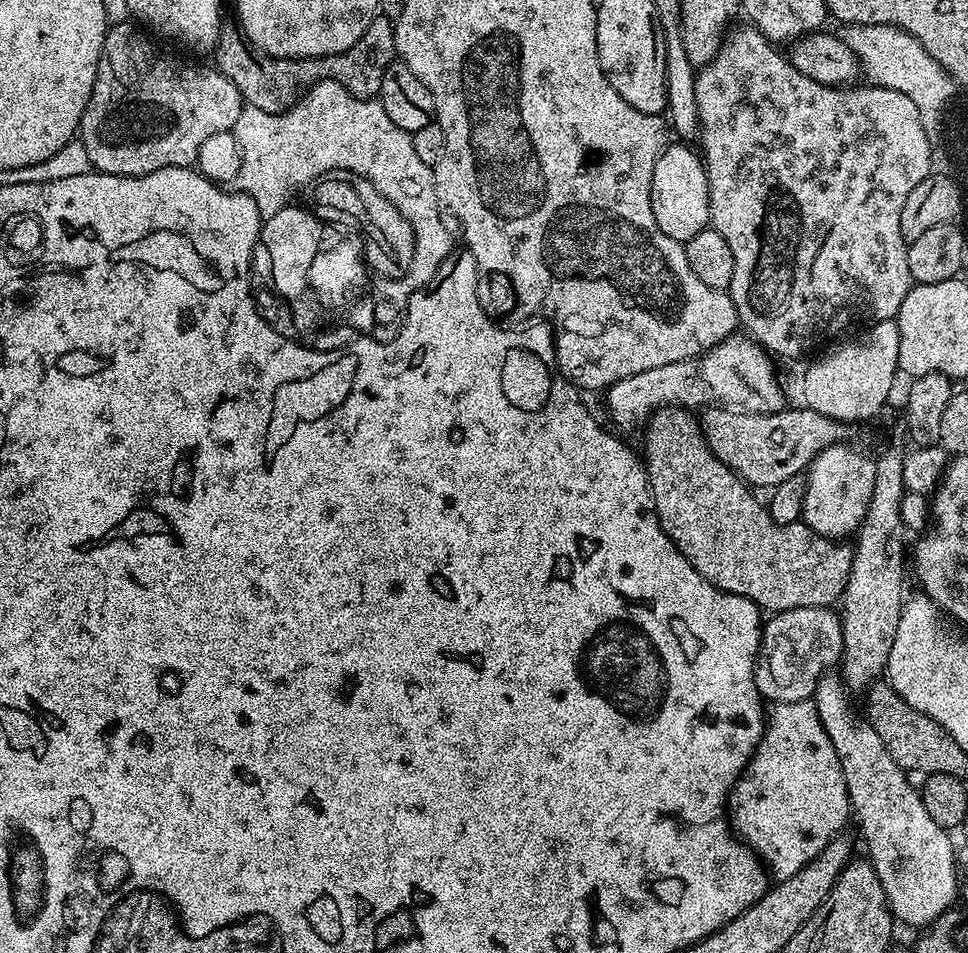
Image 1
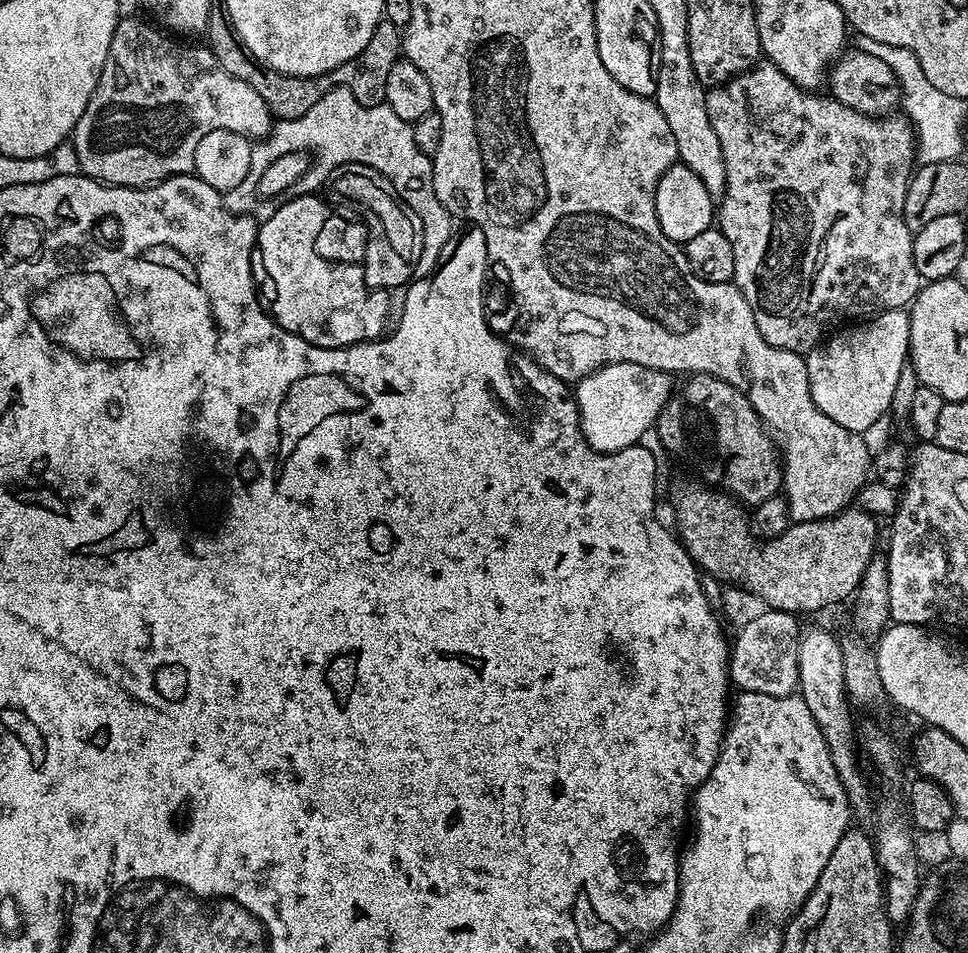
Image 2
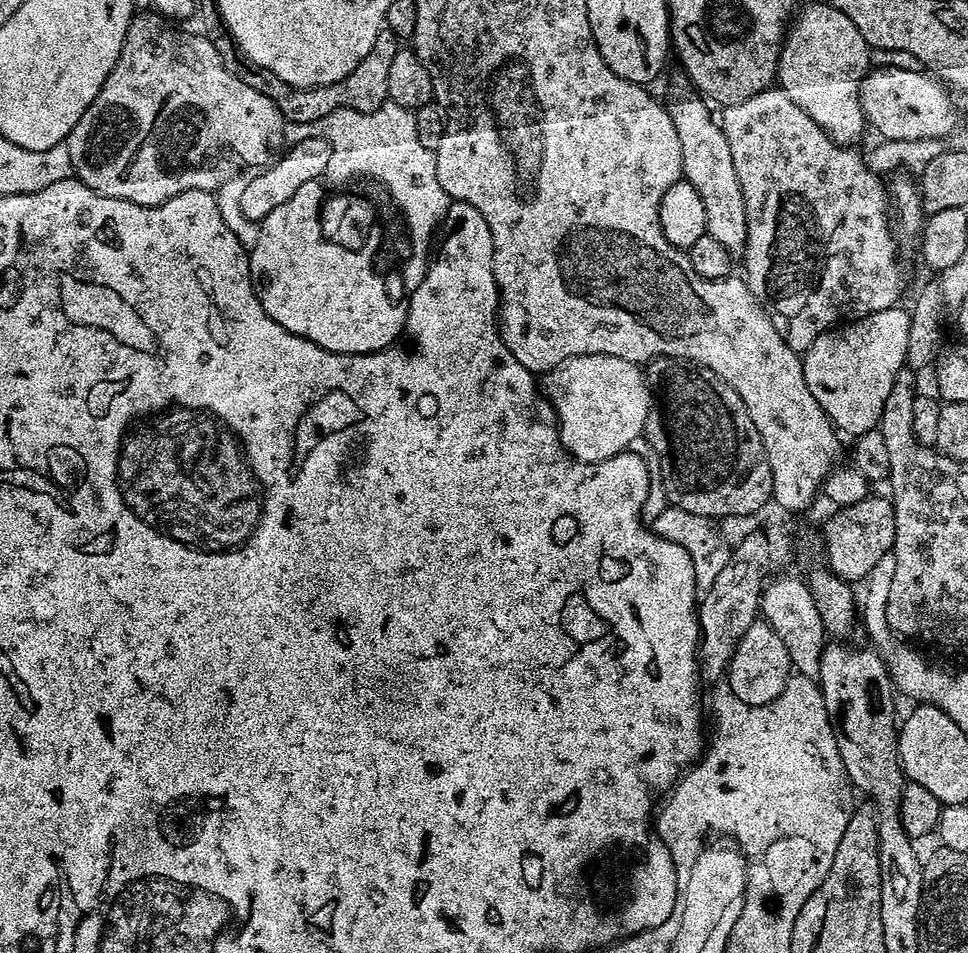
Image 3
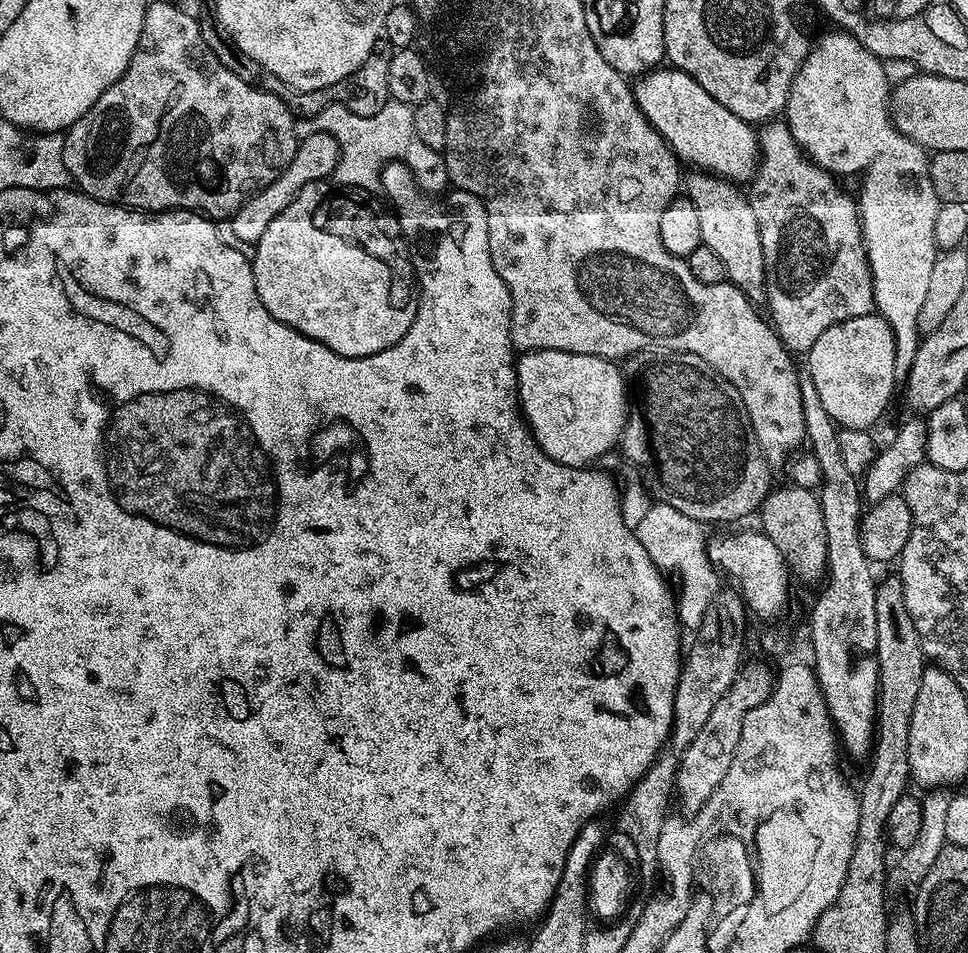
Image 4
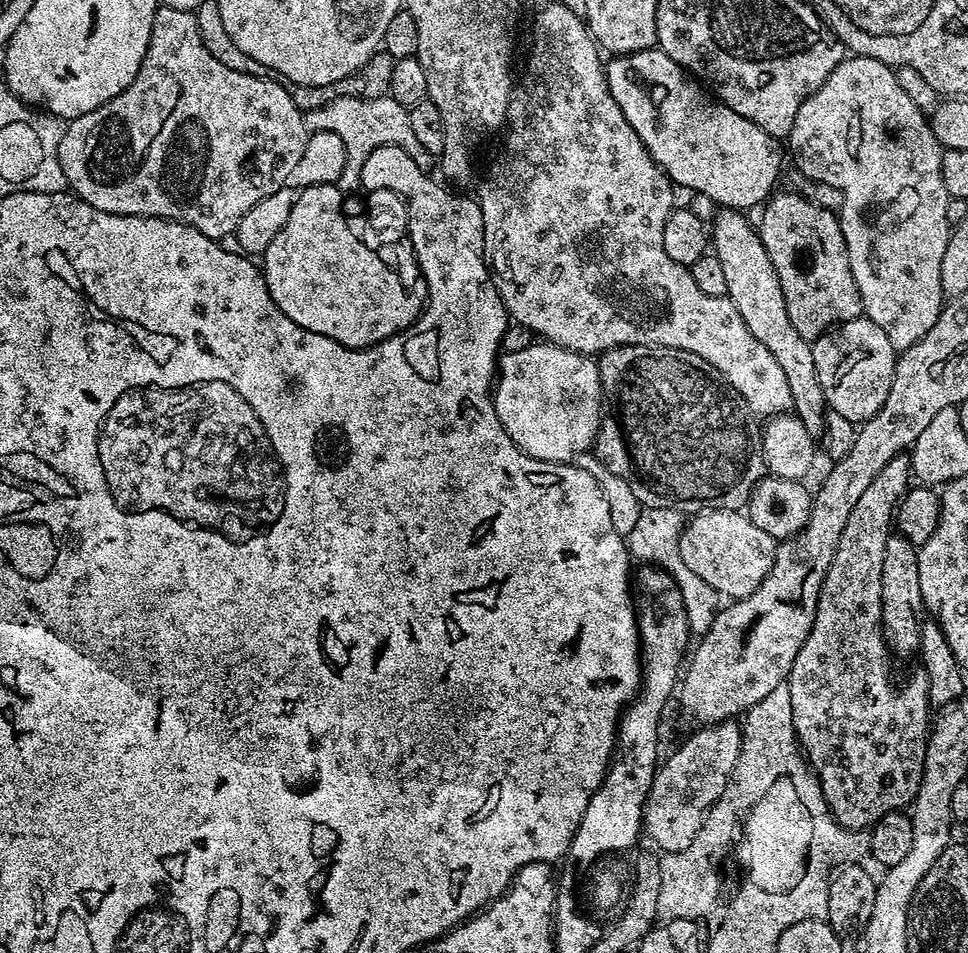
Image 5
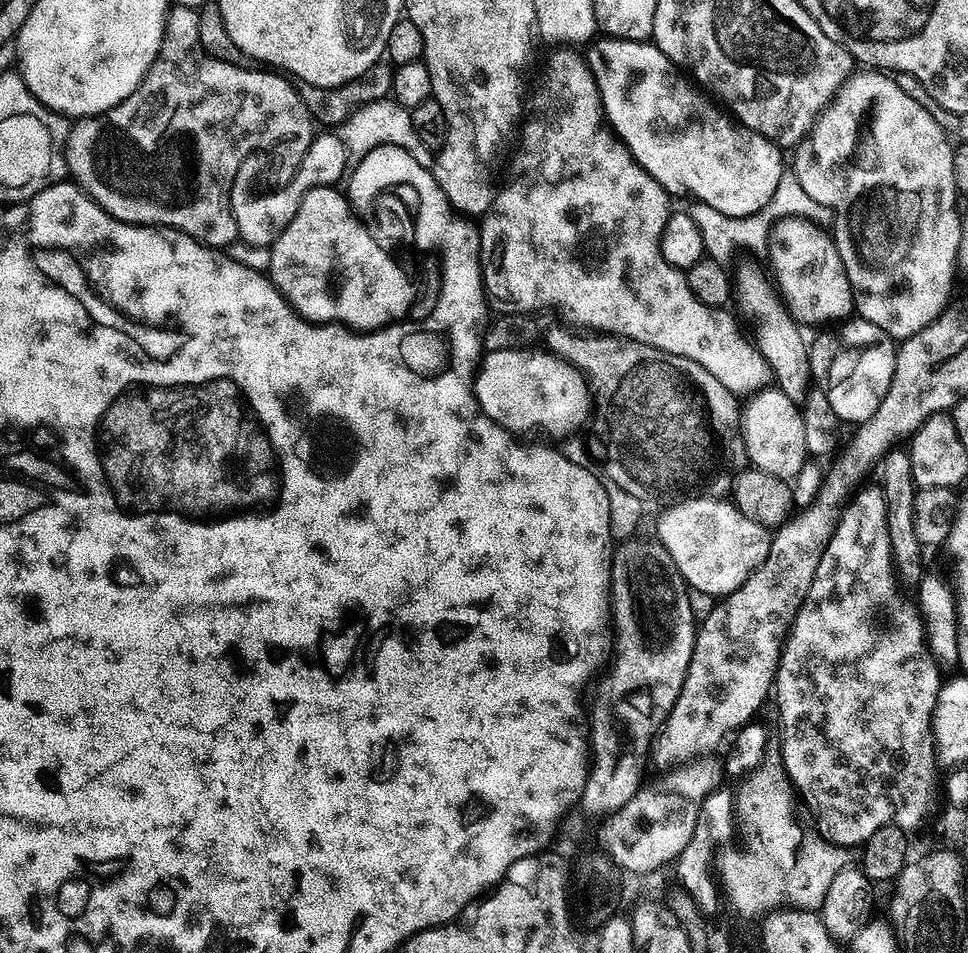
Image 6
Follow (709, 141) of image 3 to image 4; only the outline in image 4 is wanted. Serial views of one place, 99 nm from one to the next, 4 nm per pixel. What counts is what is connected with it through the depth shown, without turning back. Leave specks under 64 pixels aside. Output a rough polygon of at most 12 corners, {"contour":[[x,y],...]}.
{"contour":[[686,176],[702,244],[753,304],[768,299],[752,201],[721,176]]}

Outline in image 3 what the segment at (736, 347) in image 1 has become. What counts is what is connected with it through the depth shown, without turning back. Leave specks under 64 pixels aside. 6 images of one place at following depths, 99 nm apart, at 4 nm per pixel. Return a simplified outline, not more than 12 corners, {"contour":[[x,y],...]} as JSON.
{"contour":[[575,356],[542,391],[576,460],[602,462],[645,435],[641,365]]}

